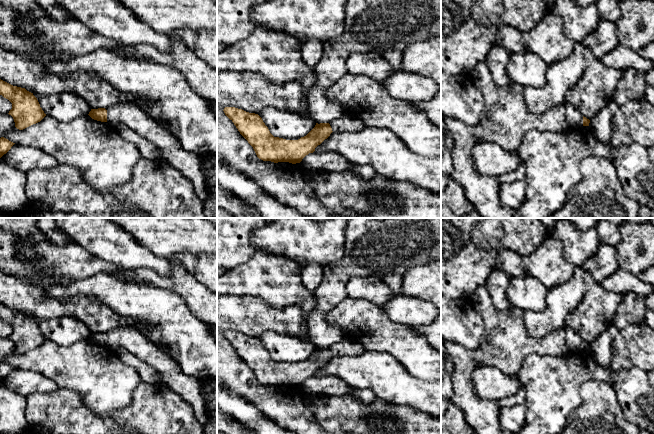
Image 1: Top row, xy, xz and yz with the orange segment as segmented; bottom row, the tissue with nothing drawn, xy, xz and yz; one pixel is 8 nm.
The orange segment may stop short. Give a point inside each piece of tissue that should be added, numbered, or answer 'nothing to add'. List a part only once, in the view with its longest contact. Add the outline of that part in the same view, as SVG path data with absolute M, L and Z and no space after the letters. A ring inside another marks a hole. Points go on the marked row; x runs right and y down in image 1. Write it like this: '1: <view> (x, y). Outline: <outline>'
1: xy (131, 115). Outline: M119 103L106 110L107 123L115 127L125 125L154 143L161 152L161 159L180 171L193 184L194 191L202 202L207 200L200 156L185 150L165 126L153 120L136 103Z

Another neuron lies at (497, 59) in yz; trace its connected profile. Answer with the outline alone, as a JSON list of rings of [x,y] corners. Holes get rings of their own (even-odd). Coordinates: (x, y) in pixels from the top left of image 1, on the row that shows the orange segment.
[[[496,41],[492,43],[491,49],[486,58],[486,63],[491,71],[496,85],[509,87],[515,84],[507,74],[507,64],[510,54]]]

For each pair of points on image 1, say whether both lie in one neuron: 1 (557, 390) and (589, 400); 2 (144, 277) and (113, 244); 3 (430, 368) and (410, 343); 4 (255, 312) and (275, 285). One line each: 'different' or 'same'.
1: different
2: different
3: same
4: different

